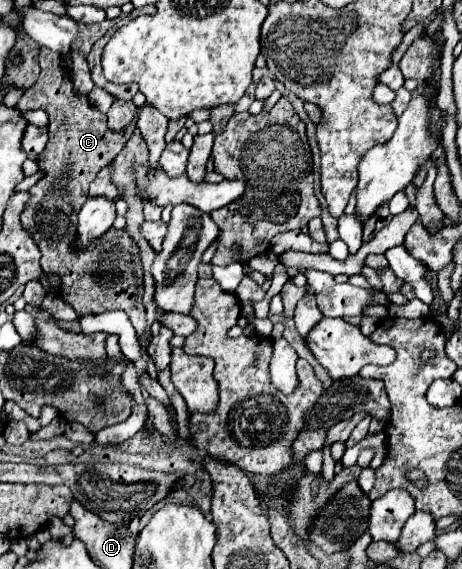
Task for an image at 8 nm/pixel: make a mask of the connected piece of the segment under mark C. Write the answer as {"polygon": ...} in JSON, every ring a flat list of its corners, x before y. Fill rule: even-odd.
{"polygon":[[40,48,40,76,32,88,28,88,18,100,18,110,46,110,50,122,48,146,38,156,38,170,44,174,32,188,28,188,30,200,26,204,26,230,42,252,40,266,44,272,56,274,62,280,58,294,68,302,78,316,102,314,108,310,122,310,130,318,138,336,144,336,146,314,142,306,142,262,138,258,136,242,124,230,108,230,100,240,94,240,84,252,72,248,76,234,78,212,86,202,88,186,102,168,112,162,132,136,136,124,128,128,110,130,106,114,96,110,88,98,74,90,72,78,66,66,62,66,62,54,48,48]]}

